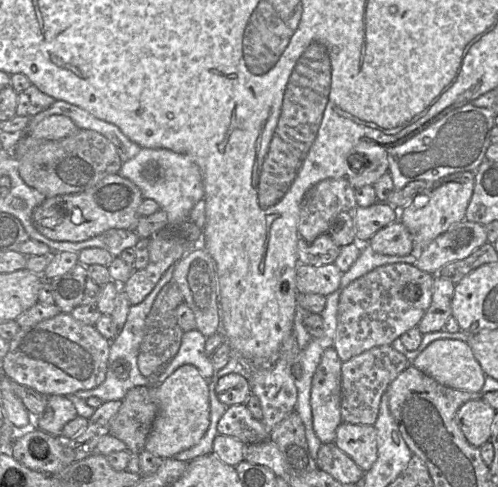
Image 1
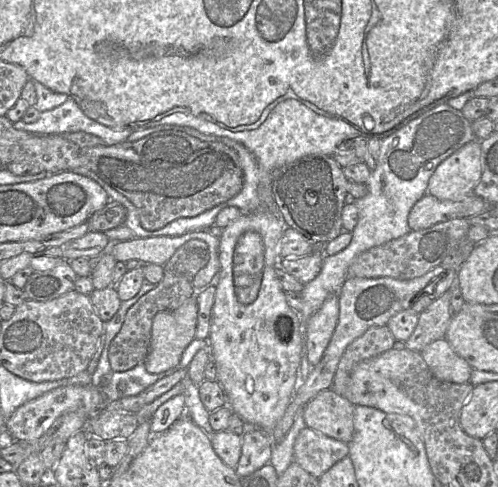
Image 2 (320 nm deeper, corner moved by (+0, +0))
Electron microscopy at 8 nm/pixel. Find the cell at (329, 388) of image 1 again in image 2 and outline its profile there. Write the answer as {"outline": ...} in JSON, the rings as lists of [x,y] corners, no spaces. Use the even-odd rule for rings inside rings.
{"outline":[[[328,297],[305,322],[305,340],[309,364],[315,366],[326,350],[339,318],[339,297]]]}

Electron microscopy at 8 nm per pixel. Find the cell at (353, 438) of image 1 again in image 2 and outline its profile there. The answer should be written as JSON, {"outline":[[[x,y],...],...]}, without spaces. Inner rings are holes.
{"outline":[[[332,388],[319,392],[304,408],[307,427],[348,444],[354,433],[354,405]]]}

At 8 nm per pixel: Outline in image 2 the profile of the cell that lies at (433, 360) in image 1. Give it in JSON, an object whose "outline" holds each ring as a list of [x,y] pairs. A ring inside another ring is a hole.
{"outline":[[[446,338],[433,341],[420,353],[438,380],[456,384],[470,381],[472,367],[451,348]]]}

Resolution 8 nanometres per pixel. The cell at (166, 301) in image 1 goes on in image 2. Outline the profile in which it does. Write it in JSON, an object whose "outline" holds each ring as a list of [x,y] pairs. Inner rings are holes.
{"outline":[[[189,240],[179,247],[170,260],[164,264],[164,275],[158,285],[143,295],[127,311],[123,325],[112,340],[109,348],[111,369],[115,372],[124,372],[144,363],[150,349],[153,318],[159,312],[179,308],[186,300],[196,295],[198,291],[193,287],[195,275],[207,263],[208,255],[204,251],[204,243],[198,240]]]}

